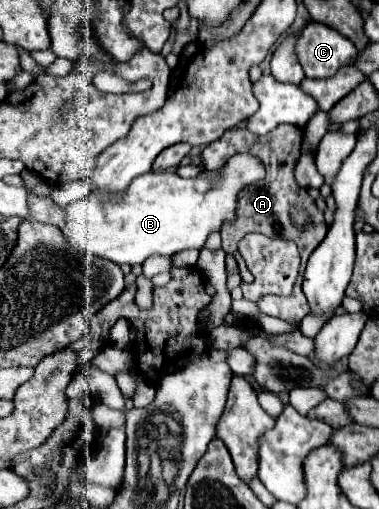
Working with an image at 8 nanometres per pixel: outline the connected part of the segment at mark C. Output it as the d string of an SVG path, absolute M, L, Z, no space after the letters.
M309 22L297 38L295 52L297 52L299 64L303 66L307 78L327 78L327 76L333 76L341 66L351 64L355 60L357 48L355 48L355 44L351 44L351 40L347 40L343 34L329 28L327 24Z

